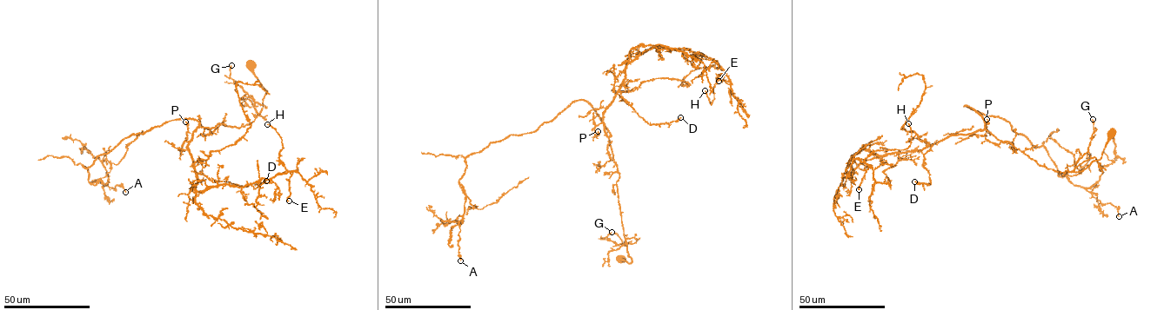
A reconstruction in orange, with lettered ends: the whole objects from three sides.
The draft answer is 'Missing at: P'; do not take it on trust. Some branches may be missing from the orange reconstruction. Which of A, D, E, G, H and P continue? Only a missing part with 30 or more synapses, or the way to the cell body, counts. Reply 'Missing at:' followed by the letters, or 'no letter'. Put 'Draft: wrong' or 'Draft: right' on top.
Draft: wrong
Missing at: no letter

